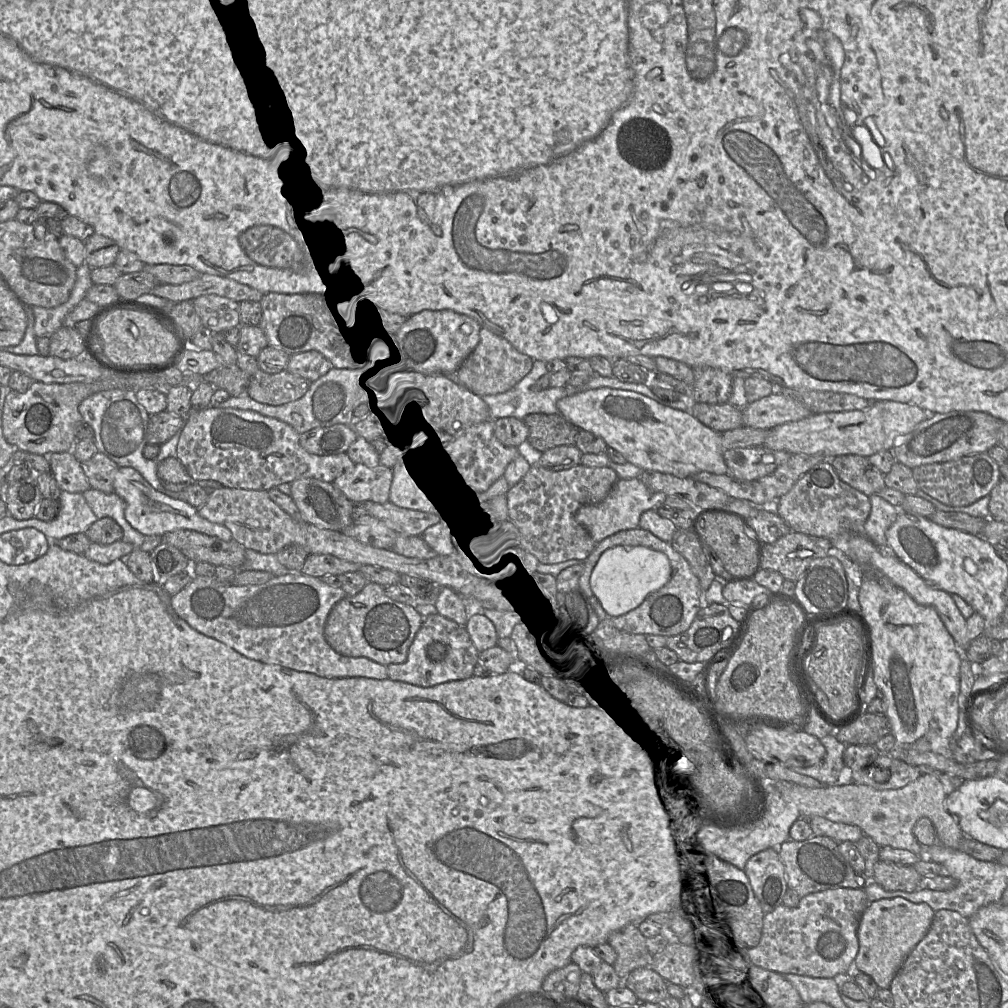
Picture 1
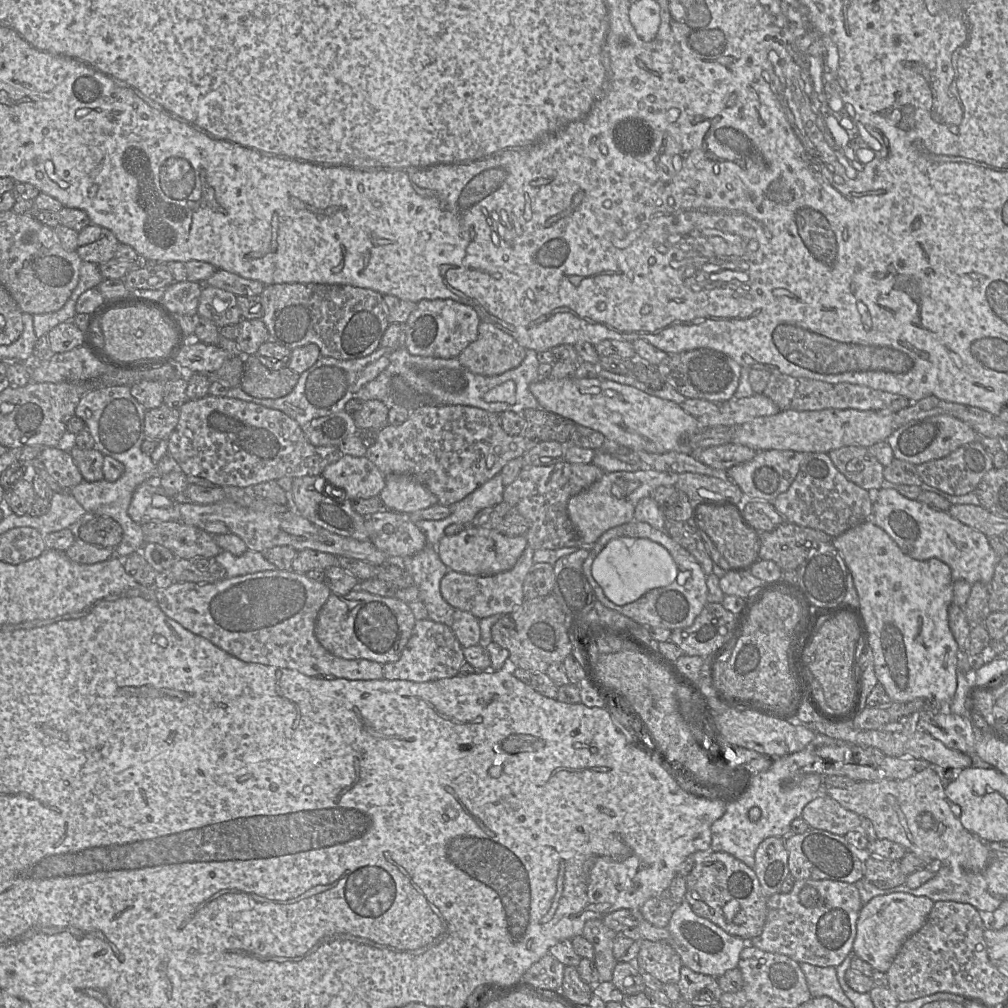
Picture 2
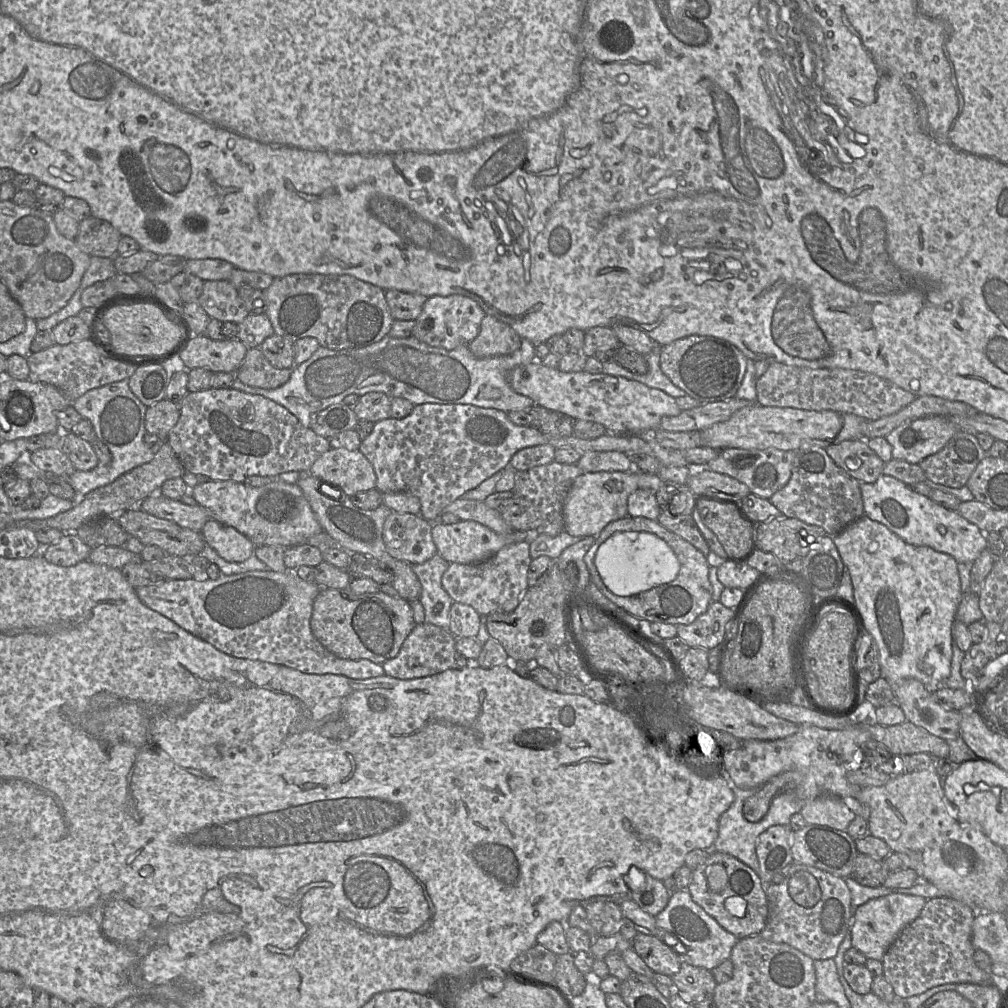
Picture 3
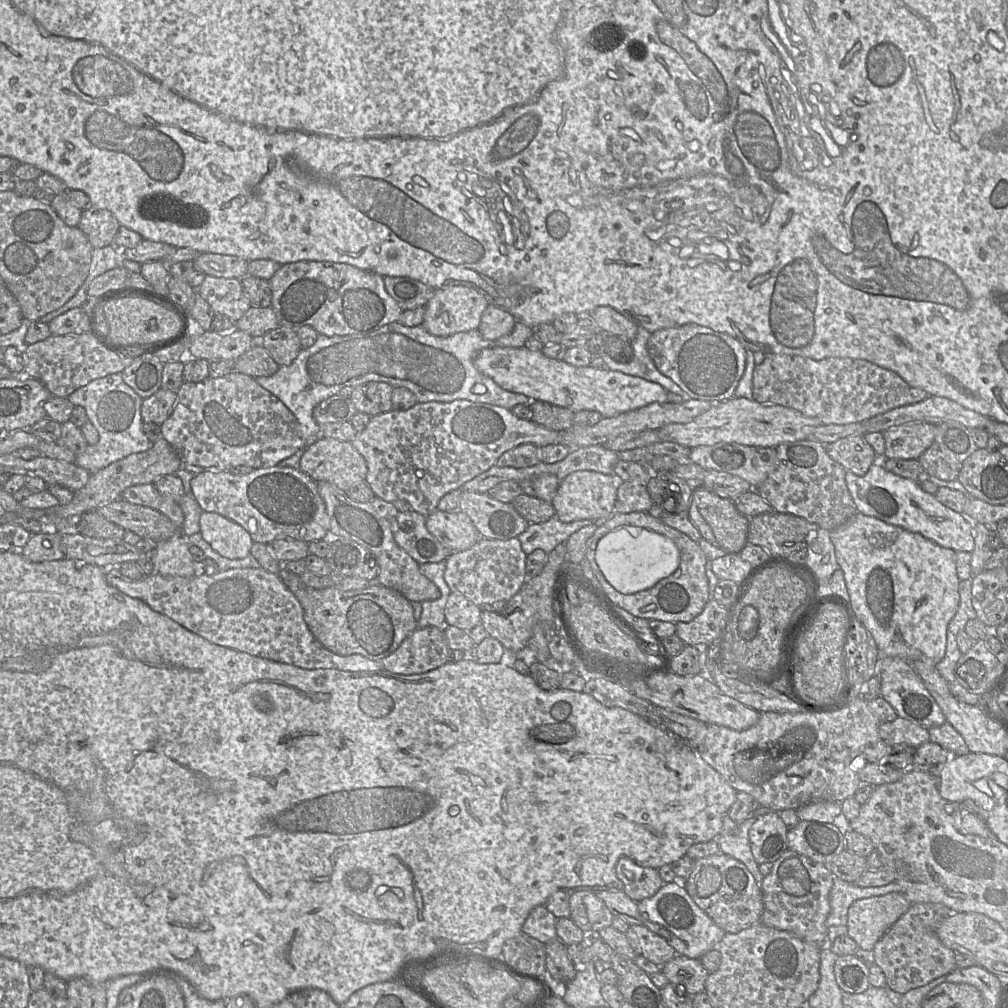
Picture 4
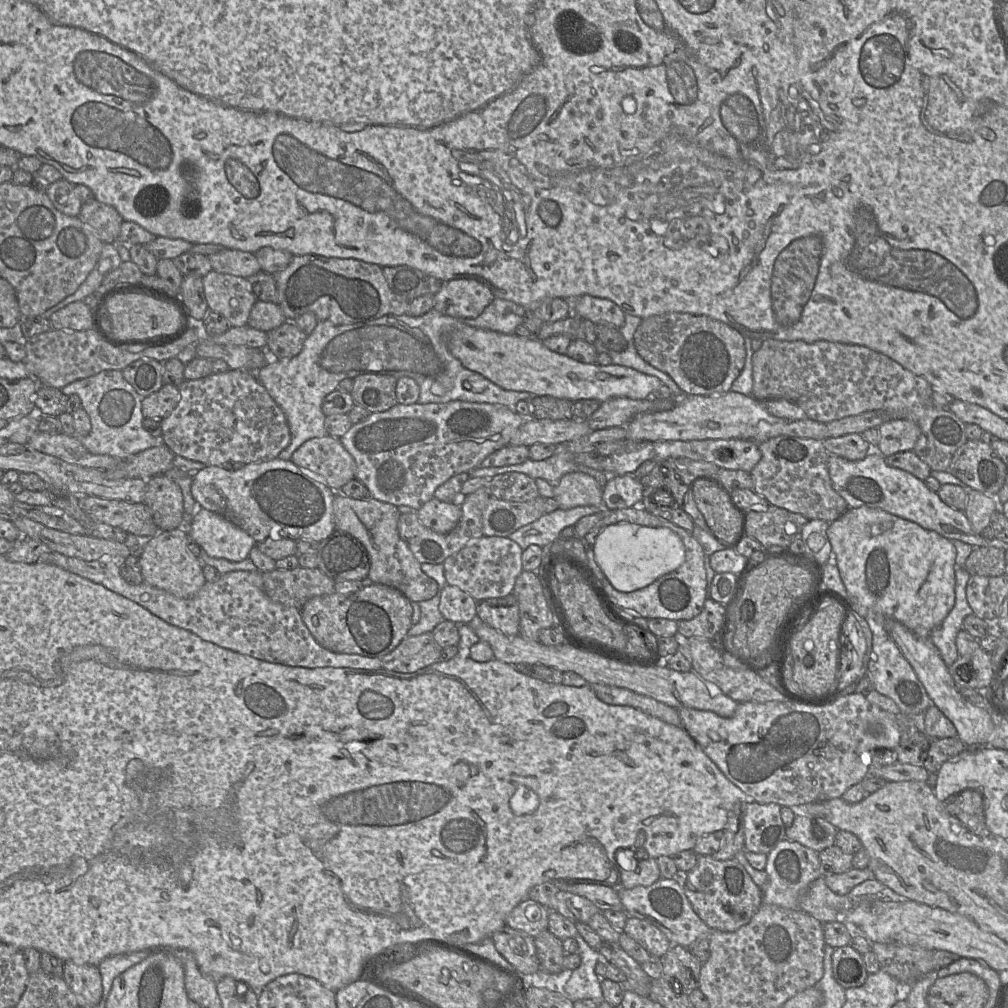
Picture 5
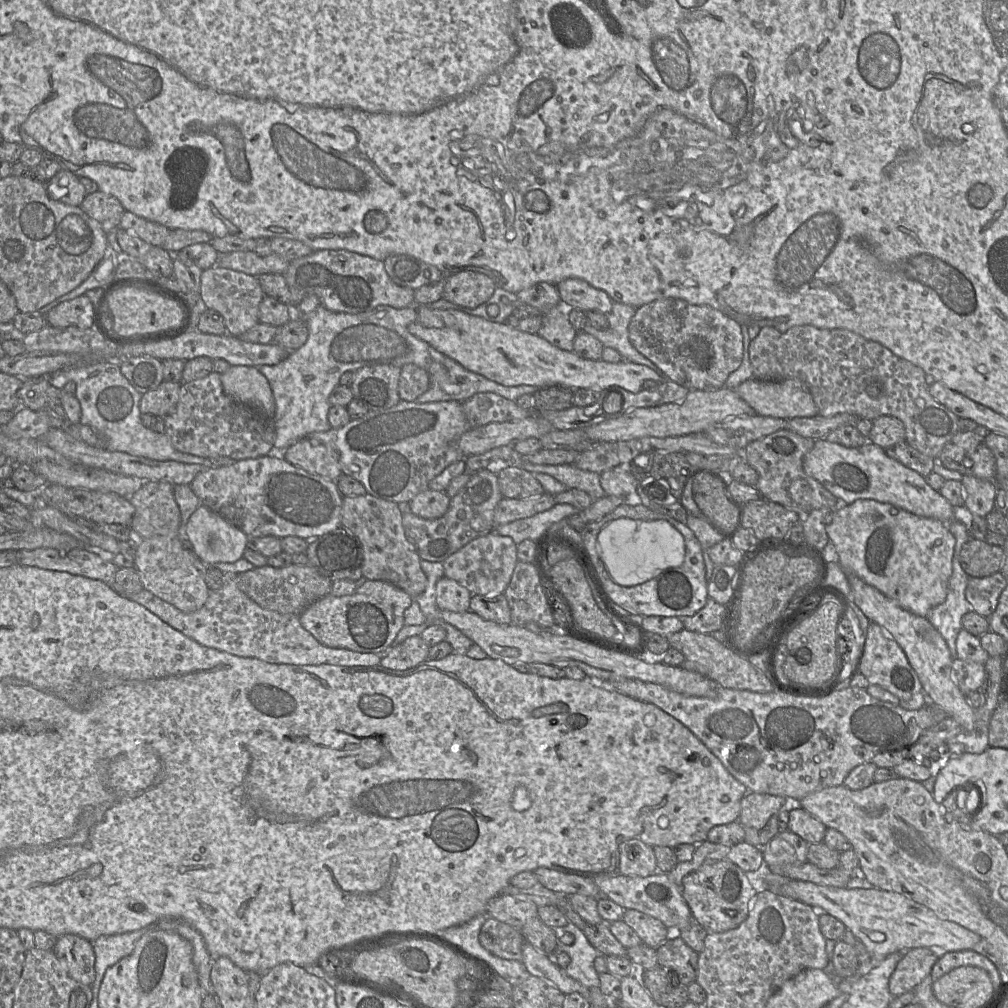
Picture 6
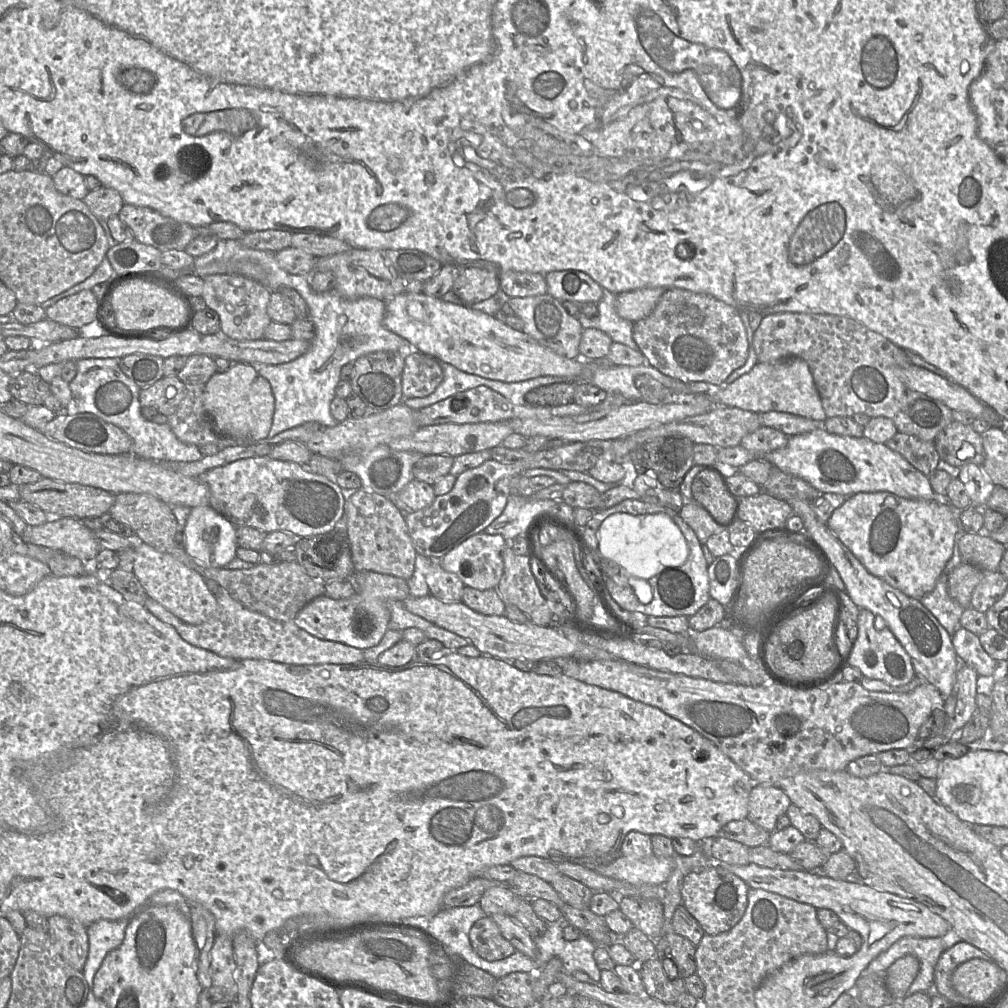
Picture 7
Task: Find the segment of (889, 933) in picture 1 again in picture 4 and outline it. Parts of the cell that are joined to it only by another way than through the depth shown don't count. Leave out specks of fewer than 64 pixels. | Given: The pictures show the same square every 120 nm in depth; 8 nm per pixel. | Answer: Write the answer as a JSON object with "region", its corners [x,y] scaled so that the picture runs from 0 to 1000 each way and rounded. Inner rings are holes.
{"region":[[[895,886],[849,893],[841,902],[840,928],[853,941],[865,943],[870,934],[904,898]]]}

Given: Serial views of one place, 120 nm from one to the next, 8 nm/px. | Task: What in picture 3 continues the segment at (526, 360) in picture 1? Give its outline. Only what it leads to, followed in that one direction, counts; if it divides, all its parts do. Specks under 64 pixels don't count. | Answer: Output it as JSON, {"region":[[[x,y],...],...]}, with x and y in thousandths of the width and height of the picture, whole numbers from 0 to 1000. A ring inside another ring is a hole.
{"region":[[[482,312],[473,334],[464,344],[474,355],[505,352],[514,347],[518,335],[502,320]]]}

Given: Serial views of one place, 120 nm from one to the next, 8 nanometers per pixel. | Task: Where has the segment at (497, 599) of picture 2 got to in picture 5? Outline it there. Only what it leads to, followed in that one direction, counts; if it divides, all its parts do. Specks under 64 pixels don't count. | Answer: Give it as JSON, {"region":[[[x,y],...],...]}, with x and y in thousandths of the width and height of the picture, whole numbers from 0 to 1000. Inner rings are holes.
{"region":[[[478,532],[439,558],[443,579],[453,581],[473,597],[498,593],[508,588],[518,564],[518,545],[503,533]]]}

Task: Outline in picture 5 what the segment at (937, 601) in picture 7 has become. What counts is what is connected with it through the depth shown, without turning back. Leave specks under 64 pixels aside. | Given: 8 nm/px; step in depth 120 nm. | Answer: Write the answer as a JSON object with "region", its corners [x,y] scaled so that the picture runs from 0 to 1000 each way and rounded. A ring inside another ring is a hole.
{"region":[[[947,560],[948,581],[947,581],[947,599],[936,617],[926,624],[923,634],[930,642],[938,661],[942,663],[950,654],[951,647],[948,641],[949,629],[955,624],[957,612],[965,608],[962,602],[958,583],[963,569],[957,563]]]}

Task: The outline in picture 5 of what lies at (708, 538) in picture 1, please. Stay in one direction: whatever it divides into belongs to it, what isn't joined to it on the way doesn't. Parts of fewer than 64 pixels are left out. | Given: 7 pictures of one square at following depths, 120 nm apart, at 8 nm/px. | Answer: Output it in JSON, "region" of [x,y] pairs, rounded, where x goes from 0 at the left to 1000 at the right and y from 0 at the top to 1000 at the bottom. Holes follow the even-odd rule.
{"region":[[[691,476],[687,486],[690,502],[706,526],[706,530],[719,541],[719,544],[729,541],[738,521],[722,492],[702,476]]]}

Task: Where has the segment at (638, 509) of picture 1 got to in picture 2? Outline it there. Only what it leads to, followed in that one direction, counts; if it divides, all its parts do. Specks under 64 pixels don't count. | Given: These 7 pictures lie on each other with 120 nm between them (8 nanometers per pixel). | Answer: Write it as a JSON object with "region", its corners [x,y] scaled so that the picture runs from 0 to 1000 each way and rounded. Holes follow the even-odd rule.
{"region":[[[649,465],[599,469],[585,483],[566,493],[563,500],[563,511],[575,532],[577,542],[588,542],[602,526],[629,516],[633,497],[645,492],[654,482],[669,483],[672,471]]]}

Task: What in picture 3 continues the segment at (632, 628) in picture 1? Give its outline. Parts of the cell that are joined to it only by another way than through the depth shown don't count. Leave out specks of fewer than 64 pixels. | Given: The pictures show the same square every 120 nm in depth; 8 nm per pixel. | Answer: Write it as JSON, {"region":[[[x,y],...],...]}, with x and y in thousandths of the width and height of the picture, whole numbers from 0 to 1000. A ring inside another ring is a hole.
{"region":[[[622,511],[616,515],[605,518],[589,533],[589,539],[579,552],[579,558],[586,572],[586,576],[602,594],[623,609],[644,616],[645,618],[652,617],[672,621],[688,618],[702,604],[706,597],[707,584],[703,576],[703,560],[700,552],[684,538],[657,523],[651,516]],[[613,528],[643,528],[659,536],[668,546],[674,557],[675,564],[672,572],[666,577],[626,591],[612,591],[604,586],[589,561],[589,553],[594,542],[605,532]]]}

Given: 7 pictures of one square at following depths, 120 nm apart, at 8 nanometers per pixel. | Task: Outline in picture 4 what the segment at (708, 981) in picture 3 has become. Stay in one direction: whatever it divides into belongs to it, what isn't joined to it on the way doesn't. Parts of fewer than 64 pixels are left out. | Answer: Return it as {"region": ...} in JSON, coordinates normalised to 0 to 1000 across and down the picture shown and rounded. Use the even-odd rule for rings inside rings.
{"region":[[[672,946],[656,959],[656,963],[667,977],[672,977],[672,985],[688,988],[699,984],[699,975],[703,964],[693,951]]]}

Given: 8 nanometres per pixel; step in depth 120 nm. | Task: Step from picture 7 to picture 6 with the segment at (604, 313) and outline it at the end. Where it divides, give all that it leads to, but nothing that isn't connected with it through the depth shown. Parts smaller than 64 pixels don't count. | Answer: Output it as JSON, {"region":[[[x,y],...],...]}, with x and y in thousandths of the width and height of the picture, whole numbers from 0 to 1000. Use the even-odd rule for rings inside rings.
{"region":[[[608,299],[607,307],[602,313],[604,324],[601,327],[589,325],[582,316],[579,328],[593,336],[599,344],[612,347],[618,358],[640,362],[658,372],[658,369],[644,356],[638,353],[626,341],[624,322],[633,306]]]}

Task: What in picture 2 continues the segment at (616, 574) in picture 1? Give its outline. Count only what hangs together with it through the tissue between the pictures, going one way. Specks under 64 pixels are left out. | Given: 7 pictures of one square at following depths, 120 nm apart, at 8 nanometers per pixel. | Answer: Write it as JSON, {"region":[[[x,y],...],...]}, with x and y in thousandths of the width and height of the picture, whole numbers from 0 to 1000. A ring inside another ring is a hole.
{"region":[[[611,534],[605,536],[590,553],[586,568],[600,591],[617,601],[632,595],[644,585],[666,579],[673,565],[665,549],[655,540],[641,534]]]}

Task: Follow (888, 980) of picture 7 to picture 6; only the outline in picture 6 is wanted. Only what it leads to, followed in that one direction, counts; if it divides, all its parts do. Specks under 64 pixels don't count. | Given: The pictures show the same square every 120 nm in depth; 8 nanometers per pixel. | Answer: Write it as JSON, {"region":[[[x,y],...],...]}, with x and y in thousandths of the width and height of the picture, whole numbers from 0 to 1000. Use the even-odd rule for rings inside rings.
{"region":[[[907,940],[898,944],[882,971],[882,983],[886,989],[906,983],[938,944],[927,940]]]}

